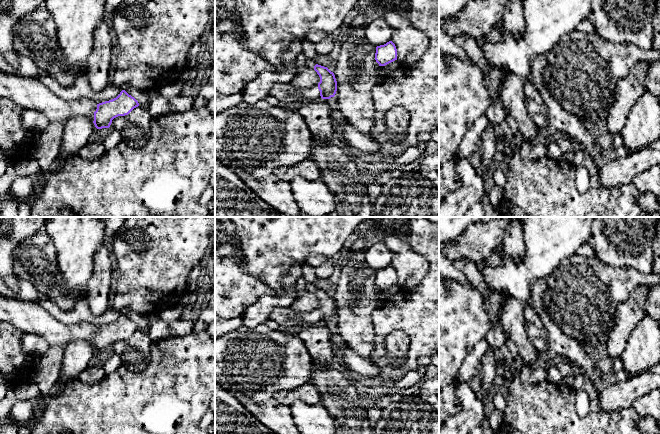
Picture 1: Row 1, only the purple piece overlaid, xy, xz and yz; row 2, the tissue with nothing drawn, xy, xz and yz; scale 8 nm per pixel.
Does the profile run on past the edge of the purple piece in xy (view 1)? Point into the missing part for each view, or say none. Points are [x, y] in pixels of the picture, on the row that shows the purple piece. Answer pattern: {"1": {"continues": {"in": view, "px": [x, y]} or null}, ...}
{"1": {"continues": {"in": "xy", "px": [27, 93]}}}

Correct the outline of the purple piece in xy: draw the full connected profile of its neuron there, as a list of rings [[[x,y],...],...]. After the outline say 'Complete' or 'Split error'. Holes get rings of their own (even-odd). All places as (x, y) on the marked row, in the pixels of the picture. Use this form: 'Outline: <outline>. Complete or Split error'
Outline: [[[0,72],[0,96],[14,101],[18,106],[24,109],[41,111],[48,118],[48,127],[35,136],[32,146],[32,154],[40,165],[40,169],[46,175],[54,167],[60,154],[64,128],[66,122],[71,117],[89,117],[97,129],[109,128],[114,118],[128,115],[134,108],[139,106],[138,101],[125,90],[122,90],[116,98],[99,104],[85,98],[66,101],[58,97],[38,80],[4,72]]]. Split error

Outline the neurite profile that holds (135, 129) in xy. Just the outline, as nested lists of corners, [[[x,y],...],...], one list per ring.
[[[138,106],[128,115],[114,118],[110,128],[117,130],[122,136],[122,141],[127,145],[134,148],[141,148],[150,139],[151,121],[152,117],[149,111]]]

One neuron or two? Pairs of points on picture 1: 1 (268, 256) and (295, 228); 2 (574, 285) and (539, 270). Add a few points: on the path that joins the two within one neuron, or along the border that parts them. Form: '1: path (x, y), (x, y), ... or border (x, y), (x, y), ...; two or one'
1: path (275, 251), (277, 246), (288, 235); one
2: border (566, 258), (545, 278); two

